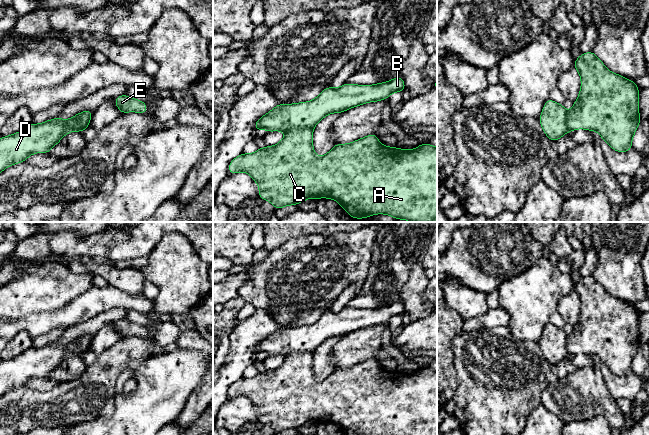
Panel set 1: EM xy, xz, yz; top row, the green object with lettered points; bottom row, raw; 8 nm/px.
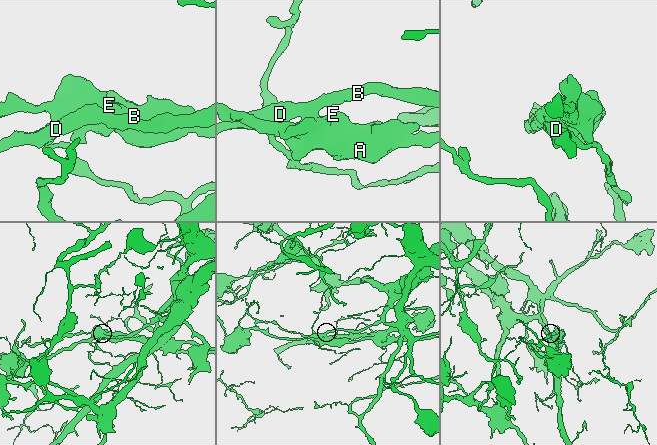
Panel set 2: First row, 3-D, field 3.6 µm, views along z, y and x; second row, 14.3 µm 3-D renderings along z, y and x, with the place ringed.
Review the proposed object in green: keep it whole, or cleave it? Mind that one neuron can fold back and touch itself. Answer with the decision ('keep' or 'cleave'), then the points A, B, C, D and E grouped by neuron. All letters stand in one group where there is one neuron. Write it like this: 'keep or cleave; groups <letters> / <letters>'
cleave; groups A C E / B D

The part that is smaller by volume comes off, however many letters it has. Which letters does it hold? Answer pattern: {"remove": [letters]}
{"remove": ["A", "C", "E"]}

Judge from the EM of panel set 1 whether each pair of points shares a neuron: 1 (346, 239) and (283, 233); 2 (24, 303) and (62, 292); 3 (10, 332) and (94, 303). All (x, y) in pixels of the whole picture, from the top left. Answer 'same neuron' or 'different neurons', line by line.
1: different neurons
2: same neuron
3: same neuron

